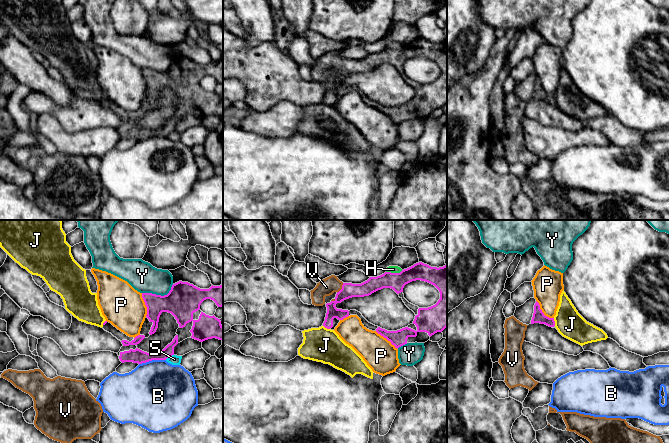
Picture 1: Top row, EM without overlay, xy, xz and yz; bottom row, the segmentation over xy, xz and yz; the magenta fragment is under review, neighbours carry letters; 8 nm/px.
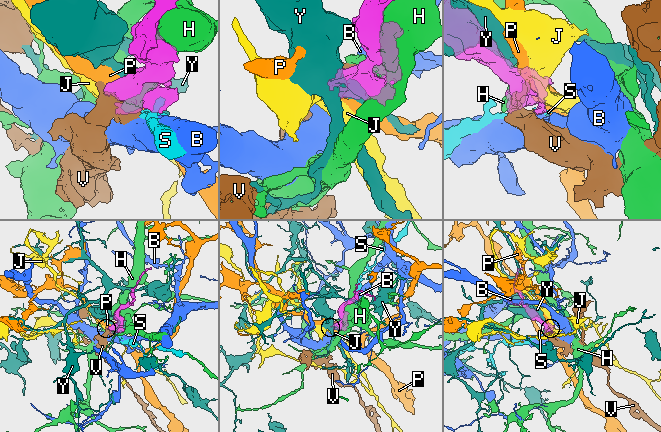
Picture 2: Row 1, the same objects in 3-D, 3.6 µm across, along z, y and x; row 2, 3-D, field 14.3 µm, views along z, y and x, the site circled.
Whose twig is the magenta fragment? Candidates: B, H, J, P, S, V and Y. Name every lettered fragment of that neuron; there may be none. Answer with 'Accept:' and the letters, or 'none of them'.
Accept: V

